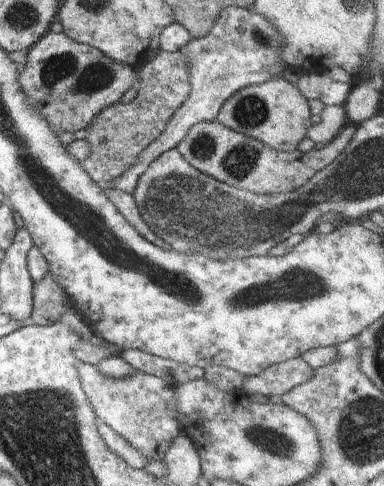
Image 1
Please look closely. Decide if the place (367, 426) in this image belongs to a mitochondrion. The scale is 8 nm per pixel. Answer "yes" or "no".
yes

